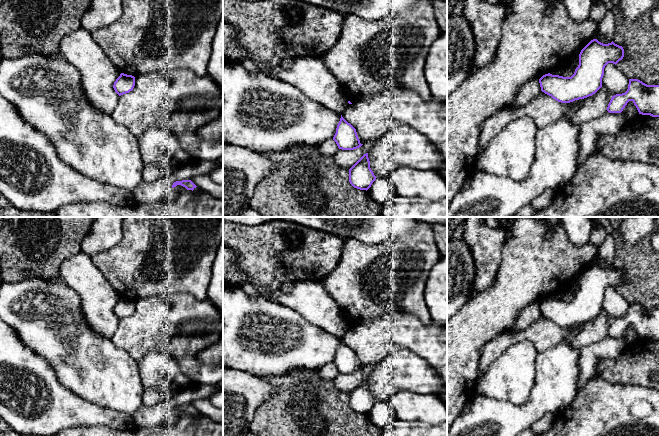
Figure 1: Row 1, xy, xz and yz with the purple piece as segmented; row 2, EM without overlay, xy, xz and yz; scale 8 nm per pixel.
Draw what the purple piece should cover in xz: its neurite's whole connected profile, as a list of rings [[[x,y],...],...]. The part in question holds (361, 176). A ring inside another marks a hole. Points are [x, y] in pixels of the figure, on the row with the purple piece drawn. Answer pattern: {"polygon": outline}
{"polygon": [[[368,153],[364,154],[349,169],[349,182],[354,188],[367,191],[376,178],[377,177],[370,168]]]}

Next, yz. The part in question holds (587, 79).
{"polygon": [[[593,39],[581,50],[579,65],[574,74],[571,77],[552,75],[550,73],[543,75],[539,79],[541,91],[561,103],[570,103],[592,96],[602,87],[605,66],[608,63],[616,65],[623,57],[624,49],[622,46],[615,44],[613,41],[603,44],[597,39]]]}

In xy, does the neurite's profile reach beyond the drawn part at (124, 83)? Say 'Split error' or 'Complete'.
Complete

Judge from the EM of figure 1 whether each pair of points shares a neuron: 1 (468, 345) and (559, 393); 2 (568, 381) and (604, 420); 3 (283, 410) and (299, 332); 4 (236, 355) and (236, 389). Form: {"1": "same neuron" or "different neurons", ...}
{"1": "different neurons", "2": "different neurons", "3": "different neurons", "4": "different neurons"}

